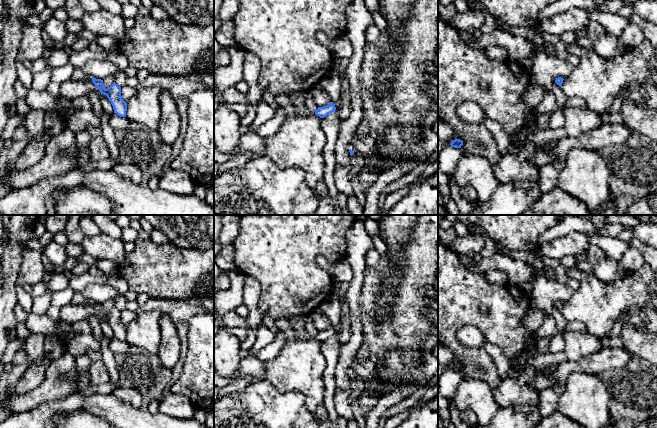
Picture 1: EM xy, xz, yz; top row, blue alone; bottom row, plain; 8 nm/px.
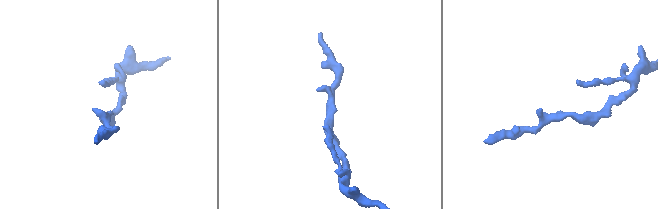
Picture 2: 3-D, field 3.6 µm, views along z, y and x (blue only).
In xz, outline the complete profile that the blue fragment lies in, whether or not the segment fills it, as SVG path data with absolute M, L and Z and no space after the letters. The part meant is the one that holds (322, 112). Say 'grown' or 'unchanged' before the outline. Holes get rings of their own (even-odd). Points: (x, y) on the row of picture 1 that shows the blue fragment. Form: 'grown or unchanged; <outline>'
unchanged; M331 102L326 106L318 107L318 109L315 111L315 114L320 118L324 118L330 113L334 112L335 110L336 110L335 104Z

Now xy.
unchanged; M92 78L92 81L100 90L101 95L104 94L107 96L113 106L114 113L116 113L118 116L126 117L127 103L122 99L121 87L116 83L113 83L110 87L105 89L103 80Z

